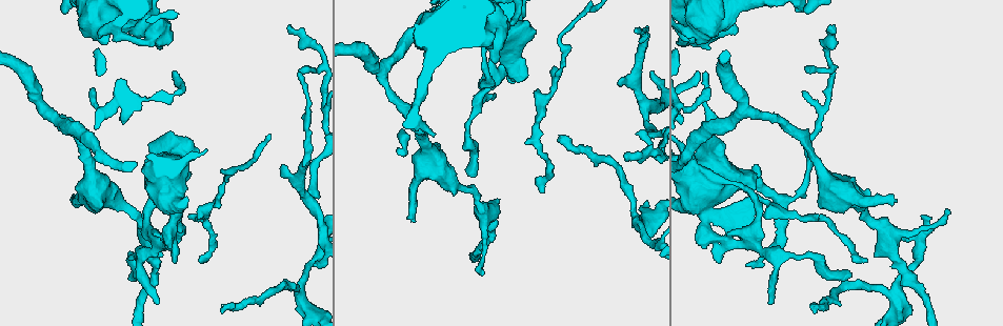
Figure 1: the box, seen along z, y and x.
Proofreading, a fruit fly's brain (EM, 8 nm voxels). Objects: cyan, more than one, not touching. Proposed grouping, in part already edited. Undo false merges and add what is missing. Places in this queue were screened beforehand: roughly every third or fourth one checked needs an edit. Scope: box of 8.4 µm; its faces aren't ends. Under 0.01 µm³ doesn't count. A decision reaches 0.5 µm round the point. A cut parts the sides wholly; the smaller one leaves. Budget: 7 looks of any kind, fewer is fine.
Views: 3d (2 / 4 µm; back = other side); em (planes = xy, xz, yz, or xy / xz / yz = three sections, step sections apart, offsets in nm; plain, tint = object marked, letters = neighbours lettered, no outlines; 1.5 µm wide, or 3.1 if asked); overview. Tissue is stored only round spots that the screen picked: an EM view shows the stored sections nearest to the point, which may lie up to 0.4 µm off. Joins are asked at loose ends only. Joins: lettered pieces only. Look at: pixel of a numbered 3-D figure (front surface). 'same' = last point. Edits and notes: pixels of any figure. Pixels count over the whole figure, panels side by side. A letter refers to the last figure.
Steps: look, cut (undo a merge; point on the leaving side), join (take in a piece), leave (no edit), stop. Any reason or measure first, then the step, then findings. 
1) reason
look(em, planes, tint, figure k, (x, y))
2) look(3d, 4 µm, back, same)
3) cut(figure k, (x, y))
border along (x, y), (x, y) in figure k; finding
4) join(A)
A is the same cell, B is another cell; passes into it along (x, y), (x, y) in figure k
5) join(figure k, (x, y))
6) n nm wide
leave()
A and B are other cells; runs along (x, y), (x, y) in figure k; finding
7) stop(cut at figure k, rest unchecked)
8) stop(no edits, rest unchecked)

tapers out
look(3d, 4 µm, figure 1, (559, 139))

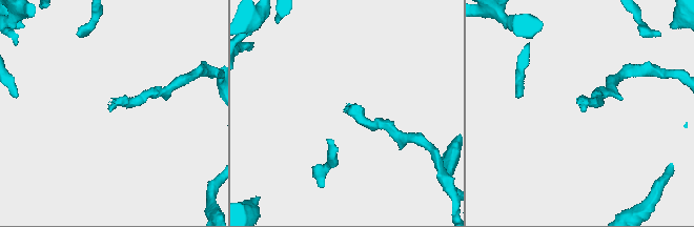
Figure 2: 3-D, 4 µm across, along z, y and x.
look(em, xz, step 8, tint, figure 2, (109, 110))

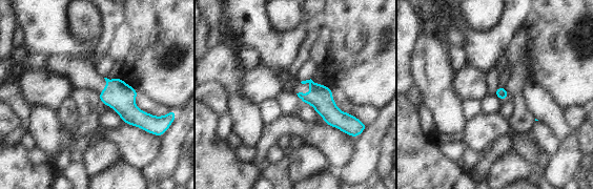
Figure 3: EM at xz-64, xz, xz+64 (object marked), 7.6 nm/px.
another direction
look(em, xy, step 8, letters, same)

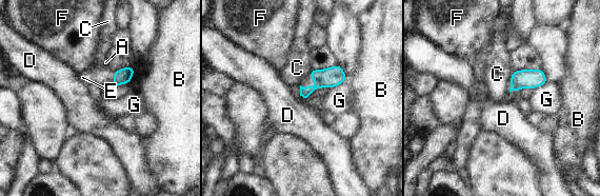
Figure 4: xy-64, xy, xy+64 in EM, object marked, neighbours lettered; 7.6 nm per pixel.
join(E)
E is the same cell, A, B, C, D, F and G are other cells; passes into it along (330, 77), (308, 85), (305, 81) in figure 4; the neuron continues

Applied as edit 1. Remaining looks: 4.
look(overview)

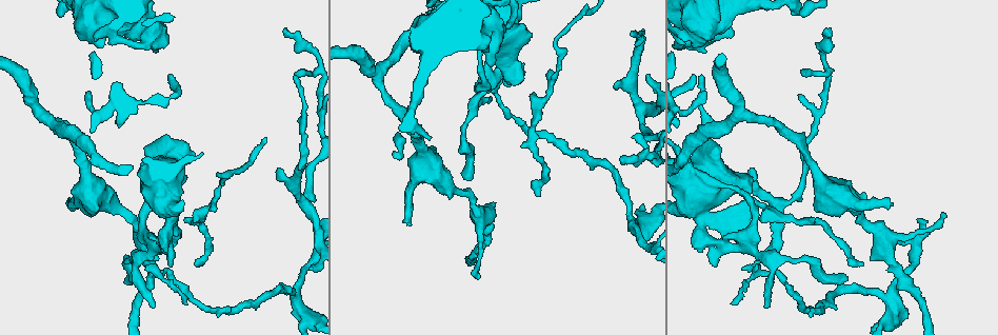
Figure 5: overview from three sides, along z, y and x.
look(3d, 2 µm, figure 5, (742, 270))

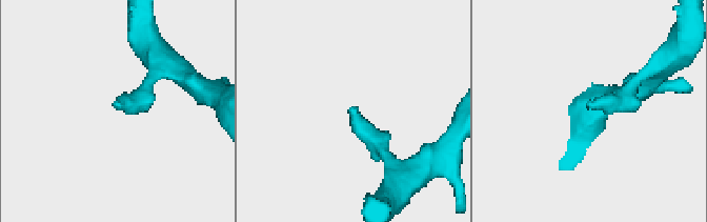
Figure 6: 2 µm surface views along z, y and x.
look(em, xz, step 8, letters, figure 6, (350, 108))

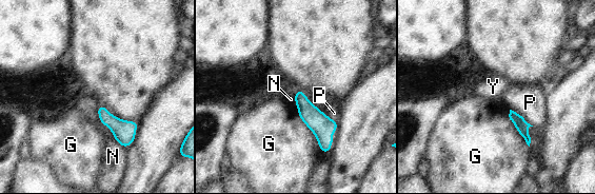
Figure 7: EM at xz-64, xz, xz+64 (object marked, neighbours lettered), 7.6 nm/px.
another direction
look(em, planes, letters, same)

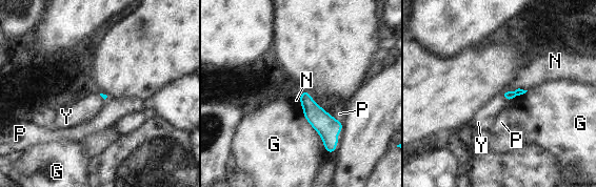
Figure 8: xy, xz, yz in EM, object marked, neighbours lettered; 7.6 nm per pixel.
leave()
G, N, P and Y are other cells; runs along (304, 94), (329, 128), (332, 148) in figure 8; no lettered piece goes on from it

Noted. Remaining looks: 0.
stop(join at figure 4, rest unchecked)

